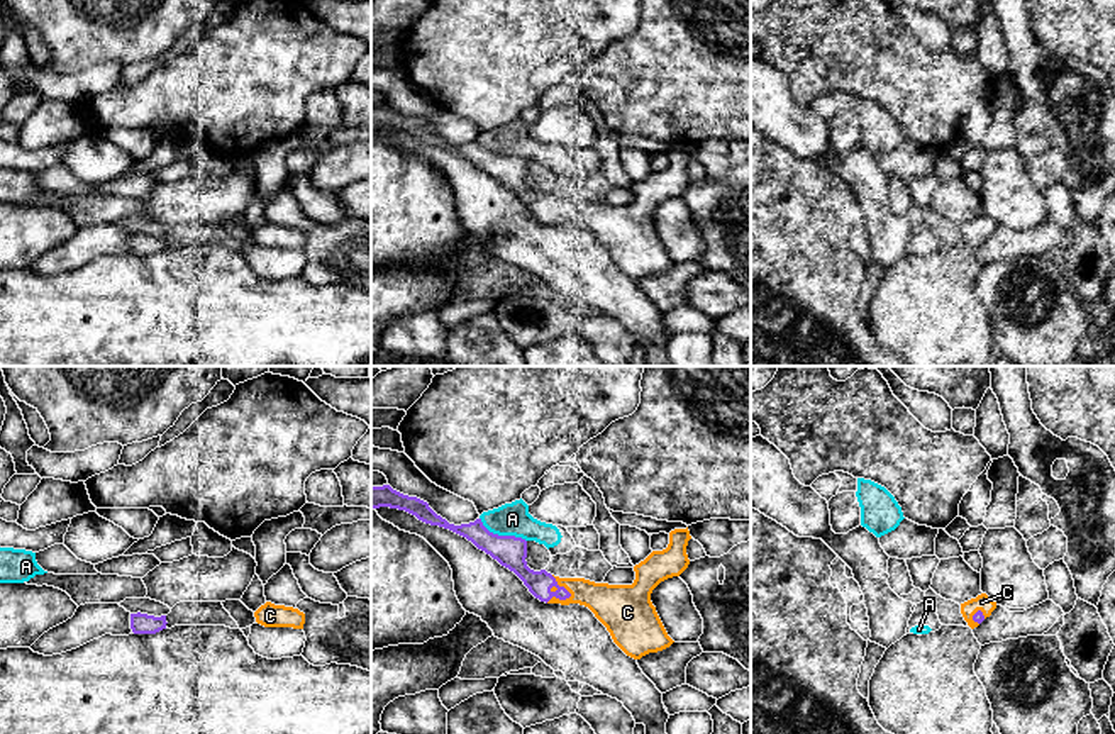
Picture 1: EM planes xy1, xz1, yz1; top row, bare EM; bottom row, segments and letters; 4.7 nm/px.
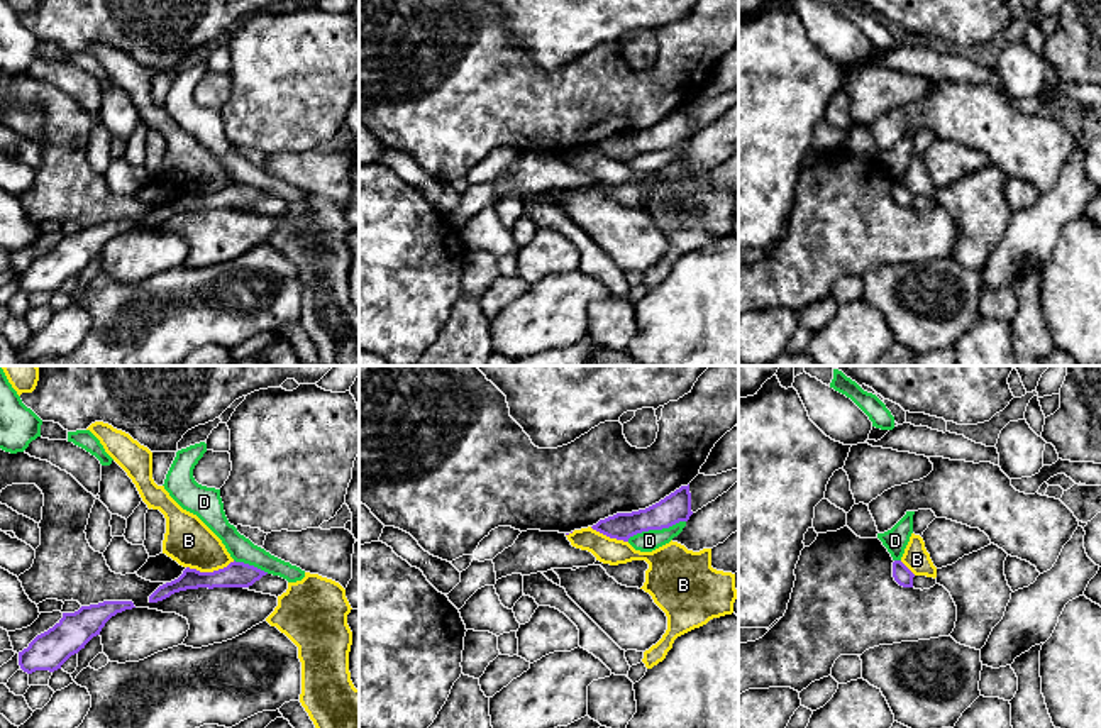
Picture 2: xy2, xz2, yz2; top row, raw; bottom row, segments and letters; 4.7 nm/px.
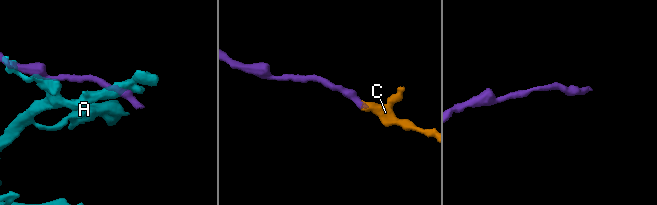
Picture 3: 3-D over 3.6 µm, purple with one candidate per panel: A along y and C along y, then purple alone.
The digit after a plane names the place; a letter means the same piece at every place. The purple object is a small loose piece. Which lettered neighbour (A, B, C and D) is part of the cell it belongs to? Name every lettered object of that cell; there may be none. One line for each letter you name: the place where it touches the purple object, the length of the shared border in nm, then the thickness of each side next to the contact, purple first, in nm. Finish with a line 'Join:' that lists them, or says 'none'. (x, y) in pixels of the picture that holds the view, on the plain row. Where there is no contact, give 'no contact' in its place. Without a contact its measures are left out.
C: xz1 (563, 207) | 150 nm | 120/190 nm
Join: C

